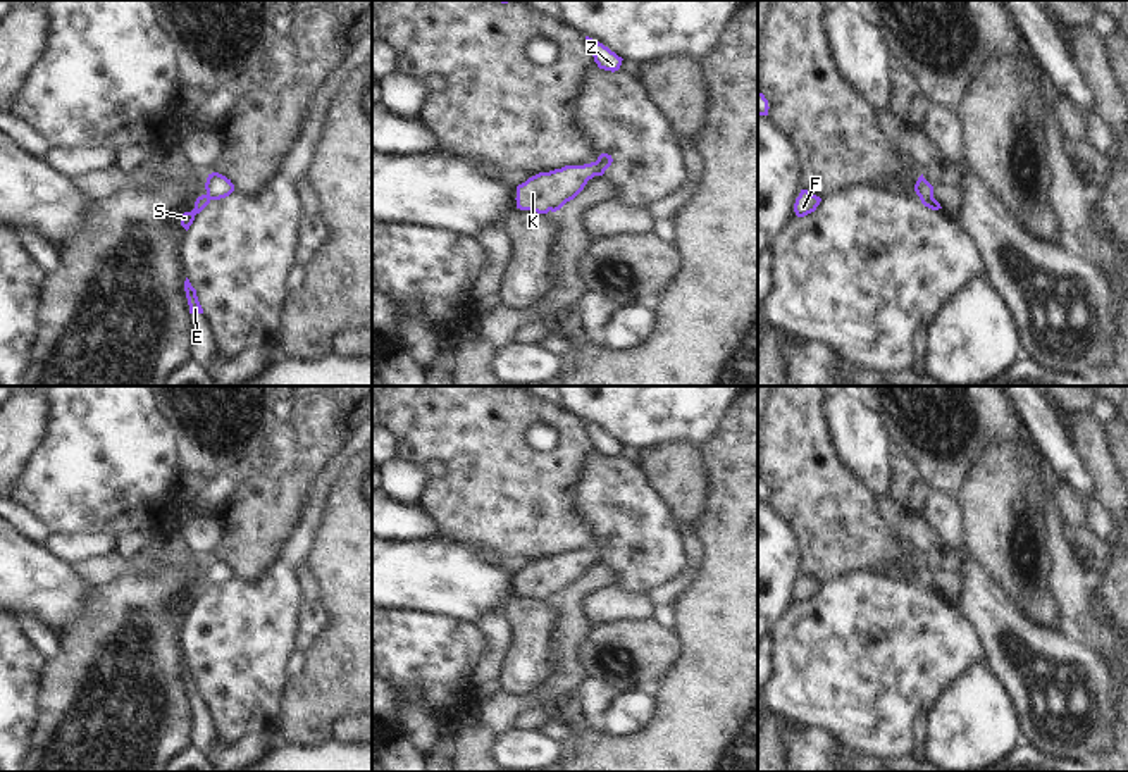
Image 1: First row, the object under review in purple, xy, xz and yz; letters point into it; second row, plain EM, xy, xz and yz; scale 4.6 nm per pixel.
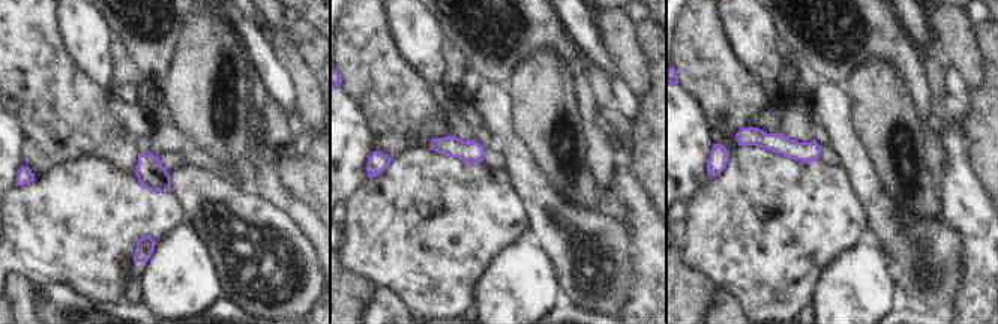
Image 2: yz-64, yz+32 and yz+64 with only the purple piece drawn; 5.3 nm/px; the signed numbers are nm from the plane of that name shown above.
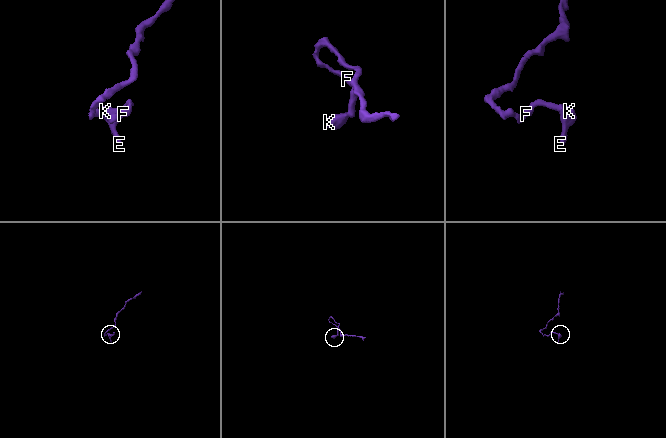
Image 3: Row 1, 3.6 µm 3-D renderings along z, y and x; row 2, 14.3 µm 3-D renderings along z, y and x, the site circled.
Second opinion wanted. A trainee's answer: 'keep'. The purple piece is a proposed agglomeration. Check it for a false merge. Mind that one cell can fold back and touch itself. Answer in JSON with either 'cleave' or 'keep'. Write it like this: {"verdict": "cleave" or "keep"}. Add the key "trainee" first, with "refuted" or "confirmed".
{"trainee": "confirmed", "verdict": "keep"}

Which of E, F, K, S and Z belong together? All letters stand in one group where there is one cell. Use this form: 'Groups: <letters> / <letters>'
Groups: E F K S Z

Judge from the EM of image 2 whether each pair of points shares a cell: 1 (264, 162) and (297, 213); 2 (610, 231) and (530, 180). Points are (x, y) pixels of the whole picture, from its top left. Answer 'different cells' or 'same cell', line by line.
1: same cell
2: same cell

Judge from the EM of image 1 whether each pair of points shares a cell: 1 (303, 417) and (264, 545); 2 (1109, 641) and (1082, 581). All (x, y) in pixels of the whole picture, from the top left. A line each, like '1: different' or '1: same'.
1: same
2: same

